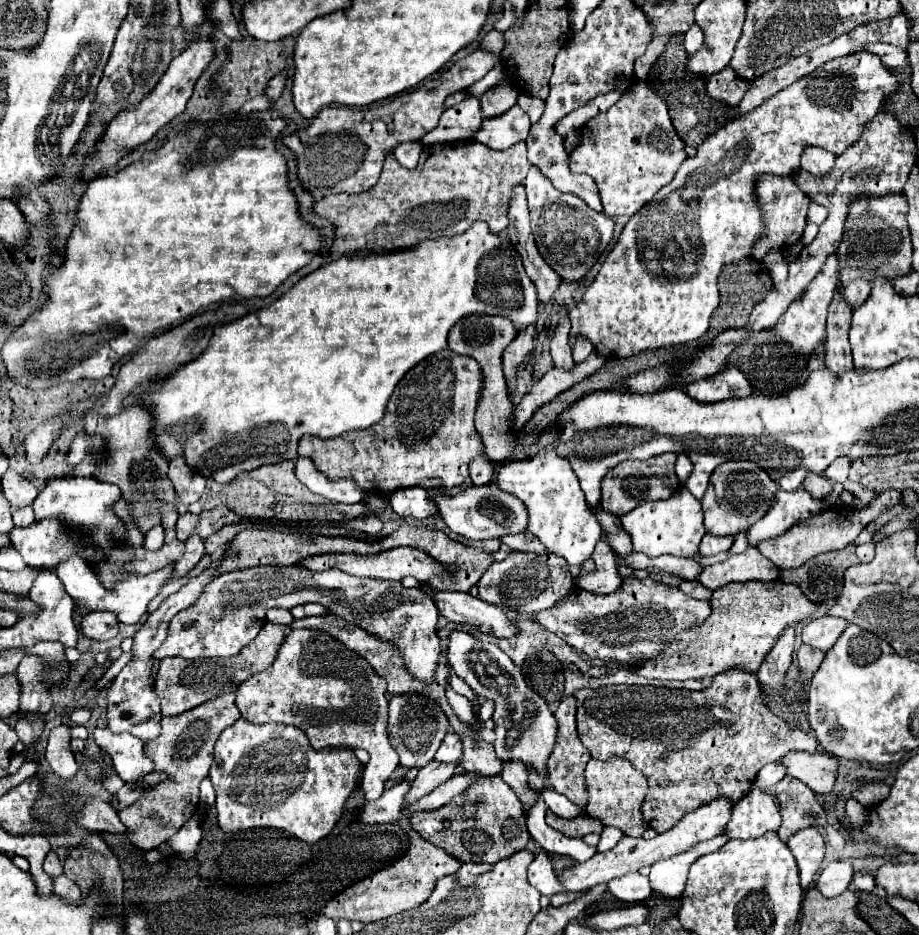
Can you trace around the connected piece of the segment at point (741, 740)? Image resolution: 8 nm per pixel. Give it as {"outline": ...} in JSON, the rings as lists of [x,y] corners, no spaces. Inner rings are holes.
{"outline":[[[731,668],[731,670],[725,670],[725,672],[719,672],[717,676],[713,676],[711,680],[711,686],[701,690],[701,692],[691,692],[691,690],[667,690],[667,688],[661,688],[661,686],[601,686],[601,688],[583,688],[583,690],[575,690],[573,694],[577,698],[577,732],[579,732],[579,738],[583,742],[583,746],[589,750],[589,754],[597,760],[609,760],[609,758],[625,758],[629,760],[639,772],[645,774],[647,782],[649,782],[649,792],[641,804],[641,814],[643,814],[643,820],[655,830],[655,832],[667,832],[669,828],[673,828],[687,812],[691,810],[697,810],[699,806],[703,804],[709,804],[711,800],[719,798],[719,796],[729,796],[731,802],[739,802],[743,796],[747,796],[747,792],[751,790],[753,782],[755,782],[755,776],[757,772],[765,766],[765,764],[771,764],[775,762],[777,758],[785,756],[785,752],[791,752],[793,750],[803,751],[808,753],[814,753],[817,749],[817,741],[813,736],[797,730],[797,728],[791,728],[783,718],[775,716],[767,704],[761,700],[761,690],[759,690],[759,680],[757,680],[757,674],[753,672],[747,672],[747,670],[741,670],[741,668]],[[727,676],[729,676],[729,684],[731,684],[731,690],[733,690],[733,702],[729,702],[729,708],[727,708]]]}

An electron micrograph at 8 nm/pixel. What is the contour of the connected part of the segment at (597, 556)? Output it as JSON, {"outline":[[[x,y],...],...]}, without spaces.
{"outline":[[[599,540],[595,546],[595,552],[591,556],[597,564],[595,572],[581,570],[577,578],[577,586],[585,588],[593,594],[607,594],[615,592],[621,586],[621,576],[617,574],[617,558],[611,546],[605,540]]]}

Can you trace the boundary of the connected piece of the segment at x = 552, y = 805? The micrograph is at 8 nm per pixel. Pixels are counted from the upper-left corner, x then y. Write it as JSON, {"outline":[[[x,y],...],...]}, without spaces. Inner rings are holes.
{"outline":[[[541,788],[541,796],[545,800],[545,804],[549,806],[551,812],[555,812],[557,816],[563,816],[563,818],[575,818],[579,814],[585,814],[583,808],[577,808],[569,798],[565,798],[563,794],[555,792],[553,788]]]}

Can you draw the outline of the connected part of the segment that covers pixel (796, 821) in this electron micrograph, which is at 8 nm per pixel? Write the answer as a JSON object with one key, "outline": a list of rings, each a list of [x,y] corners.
{"outline":[[[785,776],[775,786],[775,798],[783,818],[779,828],[781,840],[787,840],[801,828],[825,824],[825,812],[815,800],[815,792],[809,786],[801,784],[801,780]]]}

